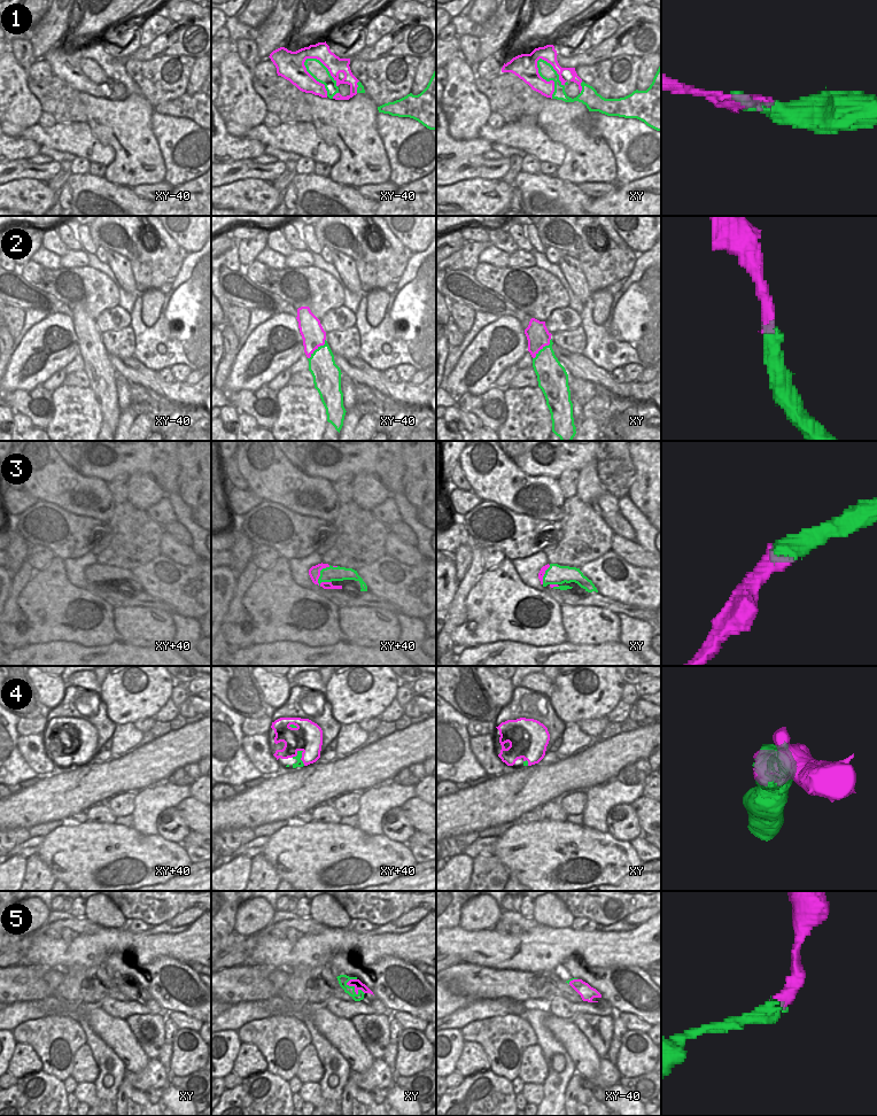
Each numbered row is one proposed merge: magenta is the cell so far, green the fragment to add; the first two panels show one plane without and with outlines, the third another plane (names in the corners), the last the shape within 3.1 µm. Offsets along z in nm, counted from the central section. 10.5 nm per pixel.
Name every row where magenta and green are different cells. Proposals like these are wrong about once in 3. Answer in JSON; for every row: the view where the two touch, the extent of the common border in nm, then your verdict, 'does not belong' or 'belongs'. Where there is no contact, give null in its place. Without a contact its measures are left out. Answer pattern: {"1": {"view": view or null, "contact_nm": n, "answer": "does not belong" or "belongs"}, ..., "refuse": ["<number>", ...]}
{"1": {"view": "xy", "contact_nm": 460, "answer": "belongs"}, "2": {"view": "xy", "contact_nm": 300, "answer": "belongs"}, "3": {"view": "xy+40", "contact_nm": 240, "answer": "belongs"}, "4": {"view": "xy+40", "contact_nm": 180, "answer": "belongs"}, "5": {"view": "xy", "contact_nm": 240, "answer": "belongs"}, "refuse": []}

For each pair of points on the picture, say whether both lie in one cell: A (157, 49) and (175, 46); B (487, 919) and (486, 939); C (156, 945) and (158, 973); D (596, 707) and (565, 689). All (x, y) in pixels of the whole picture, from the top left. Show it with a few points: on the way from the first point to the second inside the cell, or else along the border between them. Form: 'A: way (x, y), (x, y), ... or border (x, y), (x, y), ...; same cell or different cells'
A: way (162, 46), (170, 45); same cell
B: border (459, 925), (466, 930), (491, 929); different cells
C: border (131, 960), (170, 956), (184, 963); different cells
D: way (588, 699), (576, 698), (573, 695); same cell

